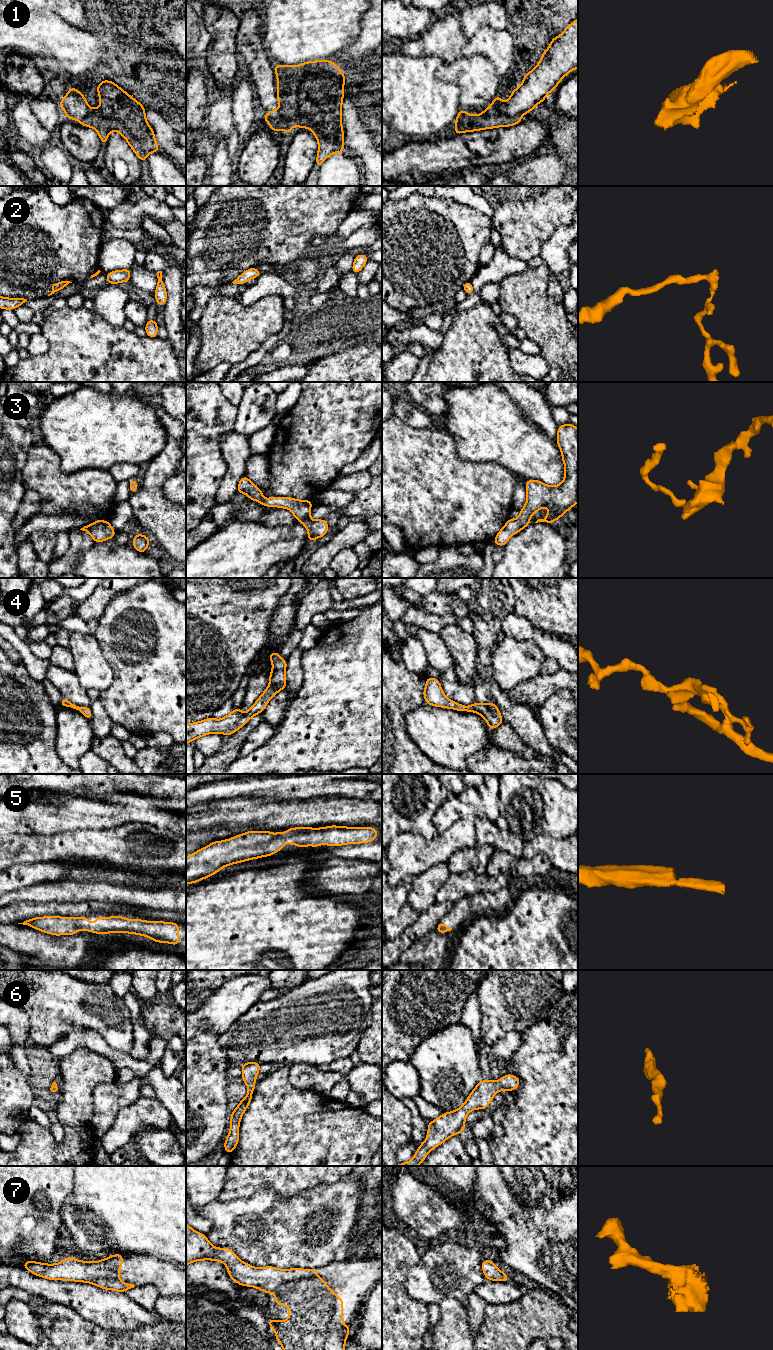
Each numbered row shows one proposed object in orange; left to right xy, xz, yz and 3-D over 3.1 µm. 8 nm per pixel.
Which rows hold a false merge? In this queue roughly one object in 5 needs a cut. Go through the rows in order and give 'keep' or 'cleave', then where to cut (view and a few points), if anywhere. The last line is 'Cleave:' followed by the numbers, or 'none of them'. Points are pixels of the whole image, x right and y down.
1: cleave; cut in yz along (503, 105), (503, 112), (507, 115), (521, 115)
2: keep; no cut
3: keep; no cut
4: keep; no cut
5: keep; no cut
6: keep; no cut
7: keep; no cut
Cleave: 1

